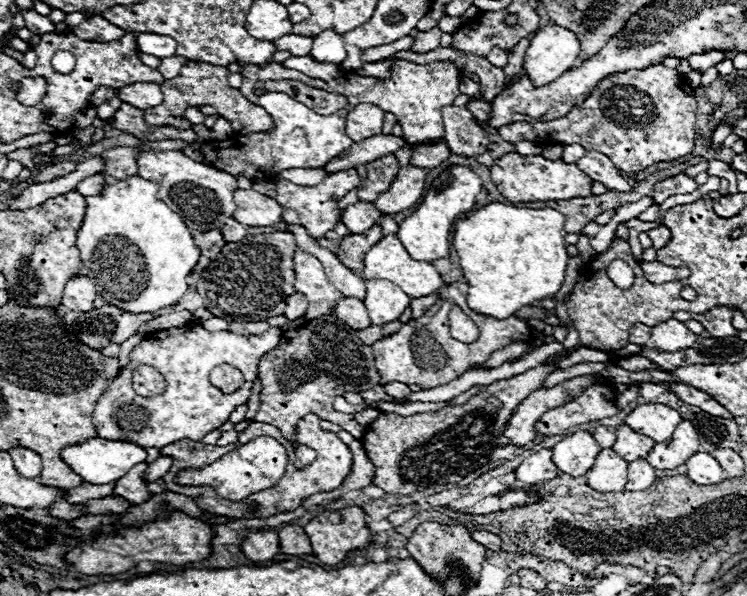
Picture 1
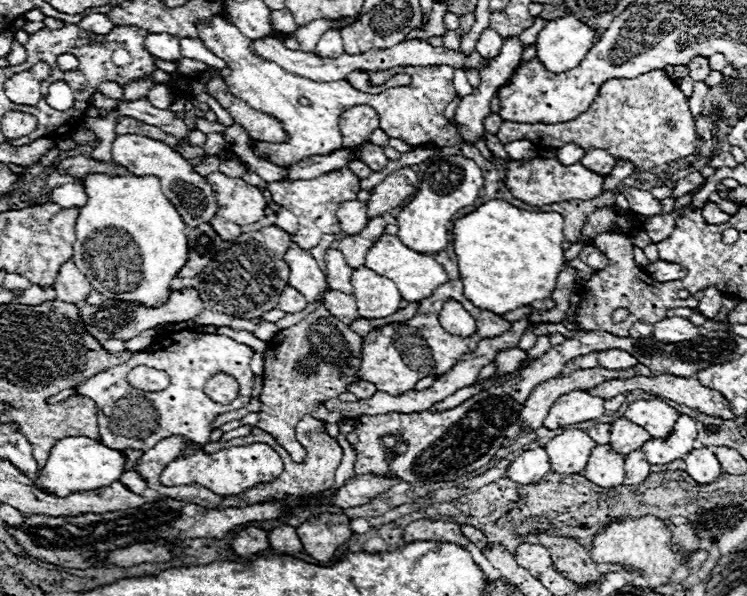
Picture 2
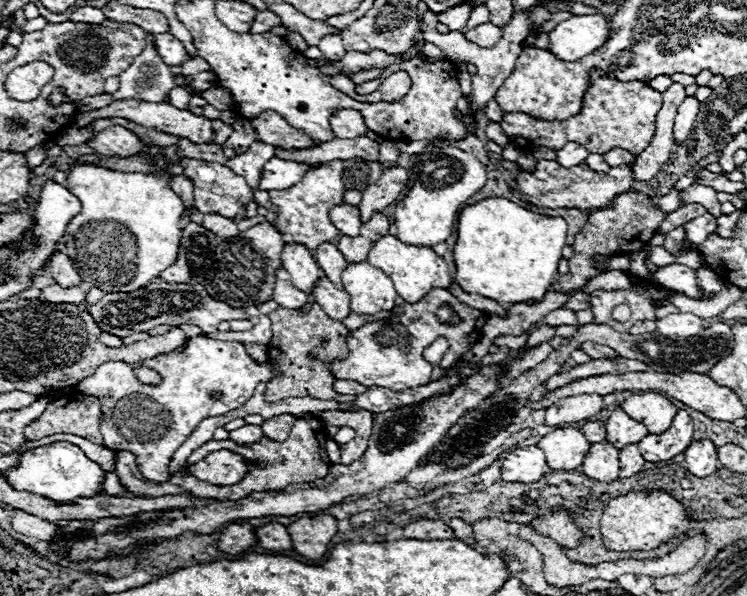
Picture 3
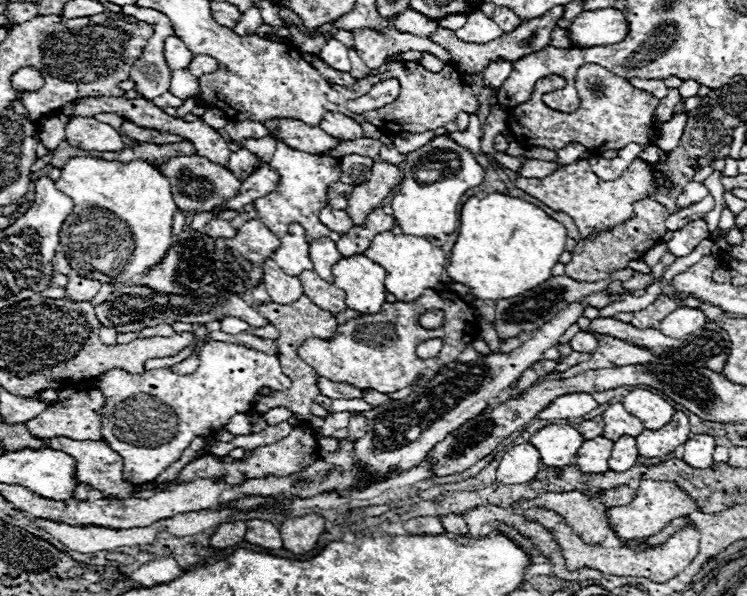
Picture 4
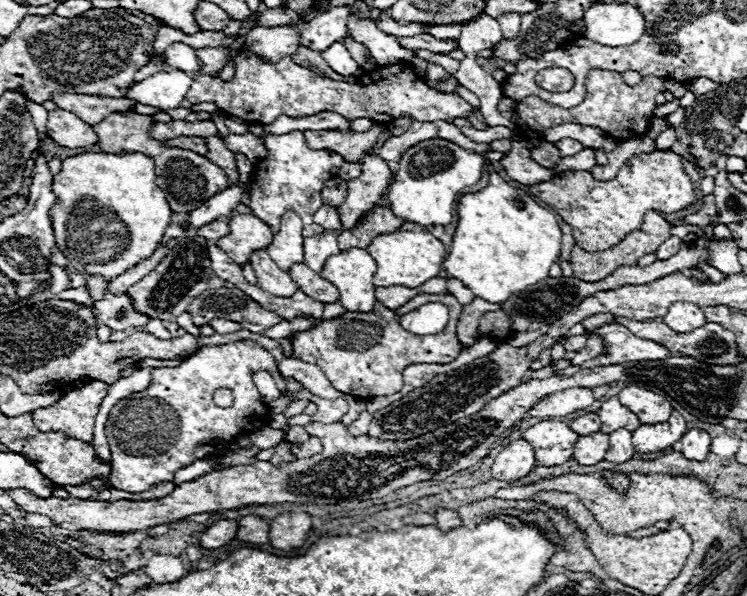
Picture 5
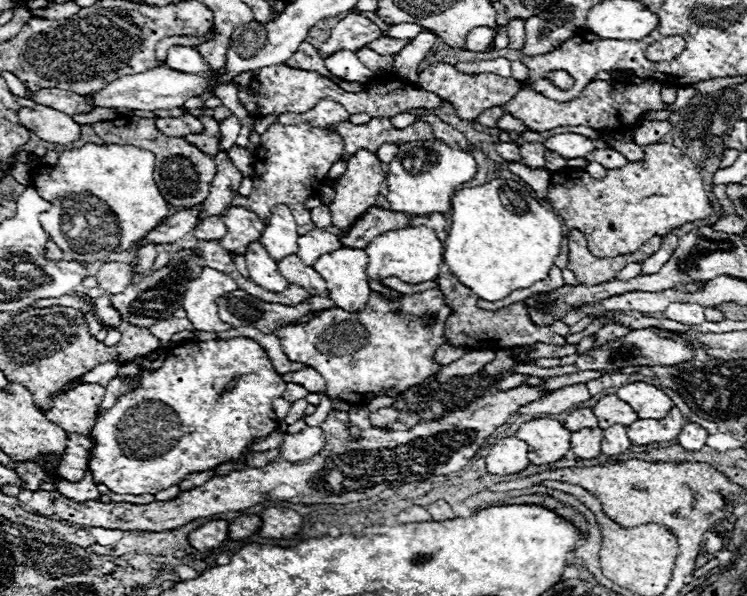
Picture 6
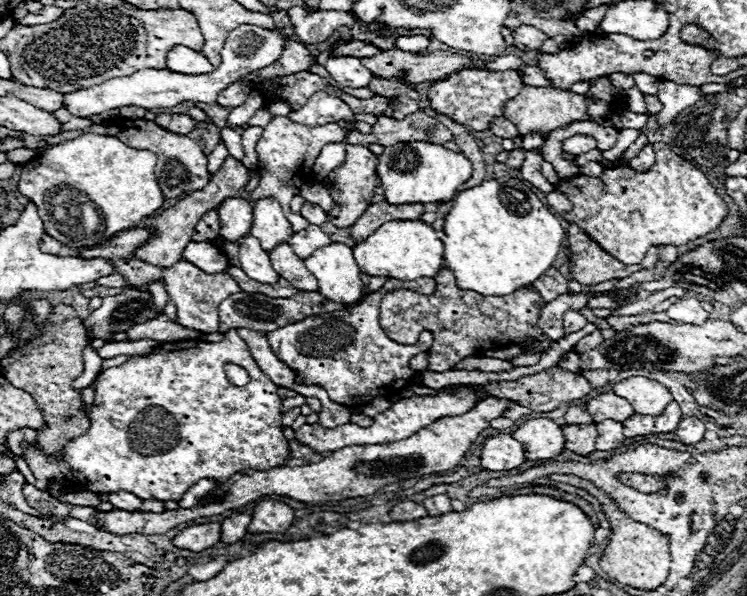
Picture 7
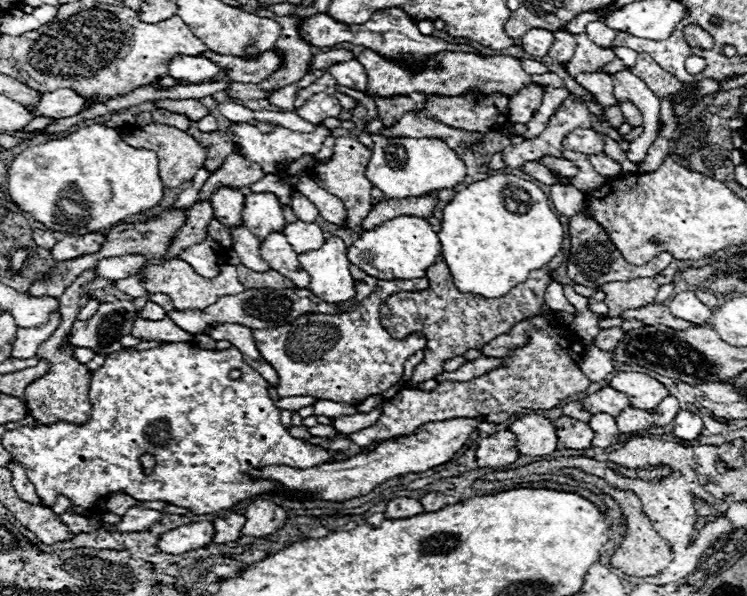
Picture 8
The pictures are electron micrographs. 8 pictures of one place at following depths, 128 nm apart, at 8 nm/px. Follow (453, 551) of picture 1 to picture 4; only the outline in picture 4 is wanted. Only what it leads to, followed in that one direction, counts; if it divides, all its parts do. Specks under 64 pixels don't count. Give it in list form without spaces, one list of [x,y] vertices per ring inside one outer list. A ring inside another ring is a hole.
[[[412,518],[404,522],[404,528],[410,534],[444,534],[442,522],[438,518]]]

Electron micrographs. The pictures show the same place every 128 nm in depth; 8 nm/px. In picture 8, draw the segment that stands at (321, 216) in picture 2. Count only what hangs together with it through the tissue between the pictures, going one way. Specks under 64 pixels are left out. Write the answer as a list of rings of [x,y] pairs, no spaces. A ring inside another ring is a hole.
[[[238,122],[238,124],[230,126],[230,136],[232,136],[234,144],[238,144],[238,152],[248,160],[256,160],[258,164],[264,164],[266,174],[276,172],[276,160],[294,160],[296,156],[302,156],[302,154],[316,154],[328,134],[330,134],[330,130],[324,126],[318,126],[314,132],[294,132],[288,128],[276,126],[268,134],[260,132],[256,126],[252,126],[248,122]]]

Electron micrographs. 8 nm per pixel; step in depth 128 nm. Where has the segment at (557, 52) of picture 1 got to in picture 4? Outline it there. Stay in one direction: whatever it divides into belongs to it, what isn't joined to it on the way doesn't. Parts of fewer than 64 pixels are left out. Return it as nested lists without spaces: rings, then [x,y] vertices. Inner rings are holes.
[[[616,8],[584,10],[566,32],[574,48],[610,46],[622,42],[630,32],[626,16]]]

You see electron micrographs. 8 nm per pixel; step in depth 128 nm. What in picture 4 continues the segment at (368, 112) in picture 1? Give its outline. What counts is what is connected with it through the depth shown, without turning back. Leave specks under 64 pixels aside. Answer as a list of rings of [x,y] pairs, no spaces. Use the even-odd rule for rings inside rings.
[[[326,112],[322,116],[318,128],[328,132],[330,136],[336,136],[338,140],[356,140],[356,138],[364,136],[358,122],[354,122],[352,118],[344,116],[344,114],[336,114],[336,112]]]

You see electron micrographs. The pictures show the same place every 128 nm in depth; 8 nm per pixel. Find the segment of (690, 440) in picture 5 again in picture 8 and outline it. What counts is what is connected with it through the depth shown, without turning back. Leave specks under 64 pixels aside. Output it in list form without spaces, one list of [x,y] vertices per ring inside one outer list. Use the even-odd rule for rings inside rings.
[[[680,410],[676,414],[676,418],[672,420],[672,428],[674,428],[674,436],[682,438],[682,440],[694,440],[700,436],[704,424],[702,418],[698,414],[692,414],[688,410]]]

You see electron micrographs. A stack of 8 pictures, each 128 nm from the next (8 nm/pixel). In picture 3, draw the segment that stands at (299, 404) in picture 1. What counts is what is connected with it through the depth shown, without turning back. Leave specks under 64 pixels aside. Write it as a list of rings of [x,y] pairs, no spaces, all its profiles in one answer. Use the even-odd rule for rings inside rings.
[[[314,302],[310,304],[308,314],[298,310],[288,310],[288,308],[278,308],[268,314],[272,320],[272,342],[268,344],[268,360],[276,360],[280,364],[280,374],[276,380],[268,382],[264,398],[268,402],[278,402],[284,398],[332,398],[338,396],[332,390],[332,382],[336,378],[330,376],[330,362],[332,360],[342,360],[348,350],[346,350],[346,336],[348,328],[340,320],[332,320],[330,316],[324,314],[324,310]],[[308,354],[314,354],[316,358],[310,360]],[[284,414],[284,416],[278,416],[278,418],[272,418],[272,420],[266,420],[262,424],[264,428],[264,436],[270,438],[270,440],[276,440],[276,442],[284,442],[290,434],[290,428],[294,426],[296,418],[290,416],[290,414]]]

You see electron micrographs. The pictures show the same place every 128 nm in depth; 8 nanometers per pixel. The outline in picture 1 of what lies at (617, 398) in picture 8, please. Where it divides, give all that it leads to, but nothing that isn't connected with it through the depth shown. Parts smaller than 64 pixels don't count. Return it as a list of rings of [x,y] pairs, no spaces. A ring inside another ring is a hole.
[[[620,424],[616,428],[616,442],[612,446],[614,452],[618,452],[624,460],[632,462],[636,458],[646,458],[646,452],[650,452],[654,440],[644,436],[644,434],[638,434],[634,432],[630,426],[626,424]]]

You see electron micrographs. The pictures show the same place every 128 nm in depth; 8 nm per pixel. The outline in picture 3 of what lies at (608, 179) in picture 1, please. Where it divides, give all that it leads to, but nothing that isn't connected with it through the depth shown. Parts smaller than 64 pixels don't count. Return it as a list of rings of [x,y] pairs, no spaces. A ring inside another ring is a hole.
[[[590,154],[586,158],[586,164],[594,170],[594,172],[608,172],[610,170],[610,164],[604,160],[602,154]],[[674,190],[672,194],[668,194],[668,196],[662,196],[662,198],[654,198],[654,204],[656,206],[660,206],[660,208],[664,208],[664,212],[674,212],[674,210],[678,210],[680,206],[682,206],[682,200],[680,200],[680,192],[678,190]]]

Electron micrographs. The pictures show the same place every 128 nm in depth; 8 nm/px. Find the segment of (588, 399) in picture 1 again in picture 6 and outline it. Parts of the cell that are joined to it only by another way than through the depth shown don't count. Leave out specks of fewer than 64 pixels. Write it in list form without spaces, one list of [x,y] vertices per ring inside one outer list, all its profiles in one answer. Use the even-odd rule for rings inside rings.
[[[572,384],[572,386],[564,386],[558,388],[554,392],[548,392],[544,396],[540,396],[538,402],[532,402],[528,408],[528,412],[532,416],[544,416],[544,414],[562,414],[566,410],[570,410],[572,406],[576,406],[578,402],[584,402],[590,398],[588,386],[586,384]]]

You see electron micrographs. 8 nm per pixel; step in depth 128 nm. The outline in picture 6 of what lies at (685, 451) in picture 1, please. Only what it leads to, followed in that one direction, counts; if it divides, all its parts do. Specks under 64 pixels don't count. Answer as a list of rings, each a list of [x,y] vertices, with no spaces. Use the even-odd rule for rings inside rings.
[[[674,406],[666,418],[662,420],[634,420],[626,426],[626,434],[632,444],[654,444],[654,442],[670,442],[680,434],[680,428],[686,424],[682,412]]]

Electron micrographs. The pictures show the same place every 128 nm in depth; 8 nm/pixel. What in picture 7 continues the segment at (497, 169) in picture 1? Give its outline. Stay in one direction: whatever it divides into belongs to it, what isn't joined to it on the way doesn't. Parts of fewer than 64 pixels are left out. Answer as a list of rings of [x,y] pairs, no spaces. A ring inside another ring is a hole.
[[[656,142],[654,152],[656,162],[648,172],[616,166],[604,170],[598,178],[578,174],[558,182],[558,190],[574,204],[564,218],[584,228],[606,252],[624,264],[642,262],[650,246],[686,246],[716,230],[730,214],[728,204],[718,196],[704,172],[674,154],[668,144]]]

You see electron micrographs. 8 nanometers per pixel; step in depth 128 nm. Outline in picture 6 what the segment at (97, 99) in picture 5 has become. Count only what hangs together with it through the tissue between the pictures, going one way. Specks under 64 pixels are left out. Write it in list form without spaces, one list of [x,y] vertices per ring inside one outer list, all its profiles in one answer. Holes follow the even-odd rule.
[[[42,88],[38,92],[28,90],[28,98],[34,100],[36,104],[44,104],[48,108],[68,112],[70,116],[92,110],[92,108],[88,108],[88,104],[84,104],[84,96],[74,94],[74,92],[66,92],[66,90],[58,90],[58,88]]]

